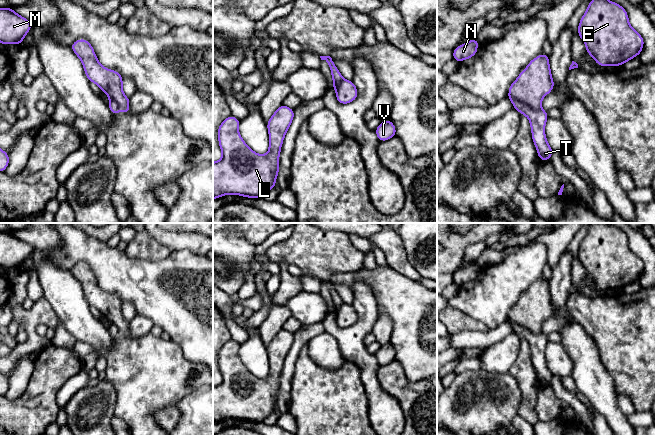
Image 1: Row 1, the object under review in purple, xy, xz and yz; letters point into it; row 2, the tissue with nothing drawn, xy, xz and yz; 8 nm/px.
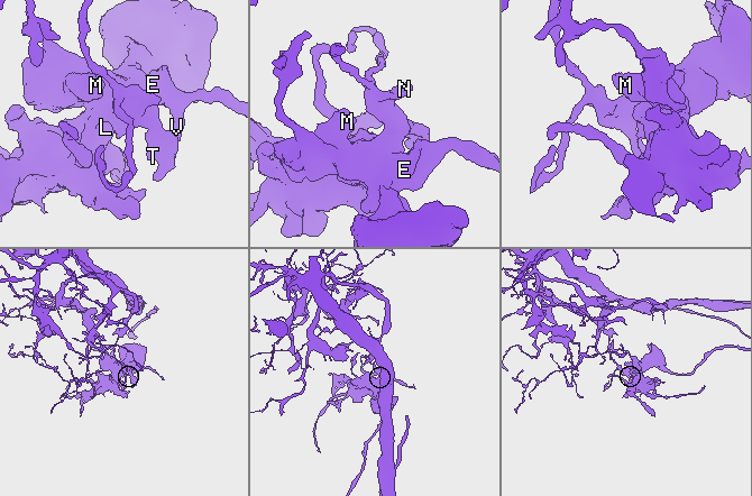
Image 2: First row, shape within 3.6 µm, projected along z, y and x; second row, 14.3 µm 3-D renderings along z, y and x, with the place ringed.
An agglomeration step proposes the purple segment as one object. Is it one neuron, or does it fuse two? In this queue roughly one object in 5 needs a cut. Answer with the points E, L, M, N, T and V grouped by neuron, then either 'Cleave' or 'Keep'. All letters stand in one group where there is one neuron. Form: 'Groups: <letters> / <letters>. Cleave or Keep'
Groups: E L M N V / T. Cleave

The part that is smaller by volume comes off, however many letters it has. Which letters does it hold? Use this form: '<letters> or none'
E, L, M, N, V

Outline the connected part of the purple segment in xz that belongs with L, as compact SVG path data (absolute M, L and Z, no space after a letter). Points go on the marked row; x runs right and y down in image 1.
M281 105L274 112L267 123L269 151L266 155L255 153L243 141L238 131L239 119L231 115L220 124L218 140L223 156L219 161L213 162L213 199L229 194L248 198L263 198L268 191L276 187L281 146L293 118L294 110L285 105Z

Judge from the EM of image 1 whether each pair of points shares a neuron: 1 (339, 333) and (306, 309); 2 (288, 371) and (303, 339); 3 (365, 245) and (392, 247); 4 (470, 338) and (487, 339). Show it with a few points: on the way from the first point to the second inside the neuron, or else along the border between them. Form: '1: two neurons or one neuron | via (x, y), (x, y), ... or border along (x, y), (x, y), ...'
1: two neurons | border along (331, 311), (321, 321)
2: one neuron | via (289, 363), (296, 347)
3: two neurons | border along (368, 238), (372, 243)
4: one neuron | via (474, 339), (483, 339)

